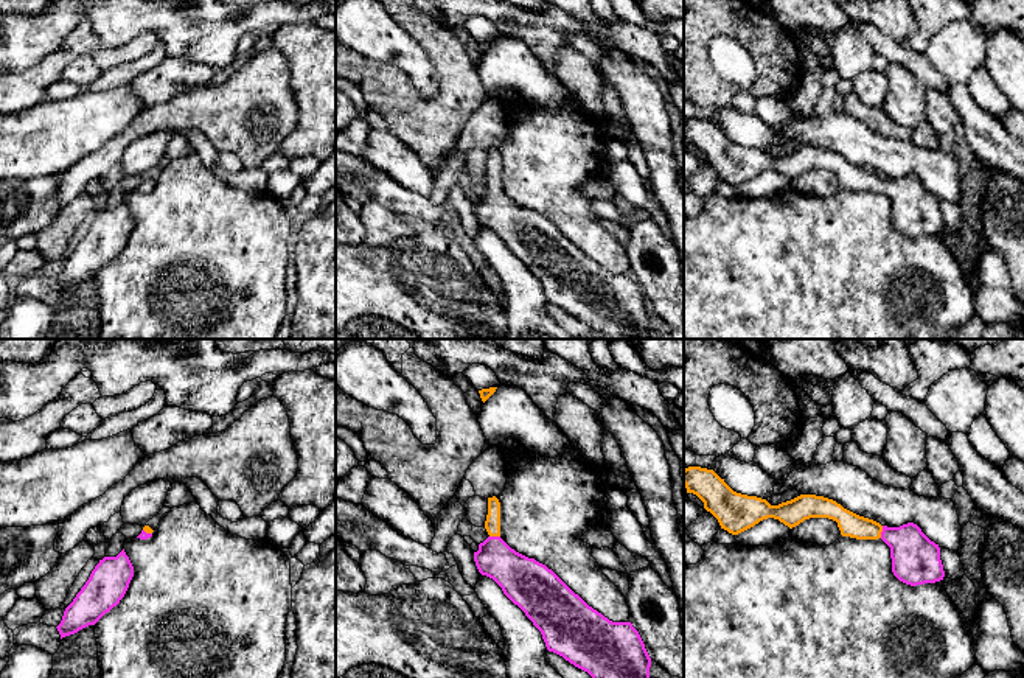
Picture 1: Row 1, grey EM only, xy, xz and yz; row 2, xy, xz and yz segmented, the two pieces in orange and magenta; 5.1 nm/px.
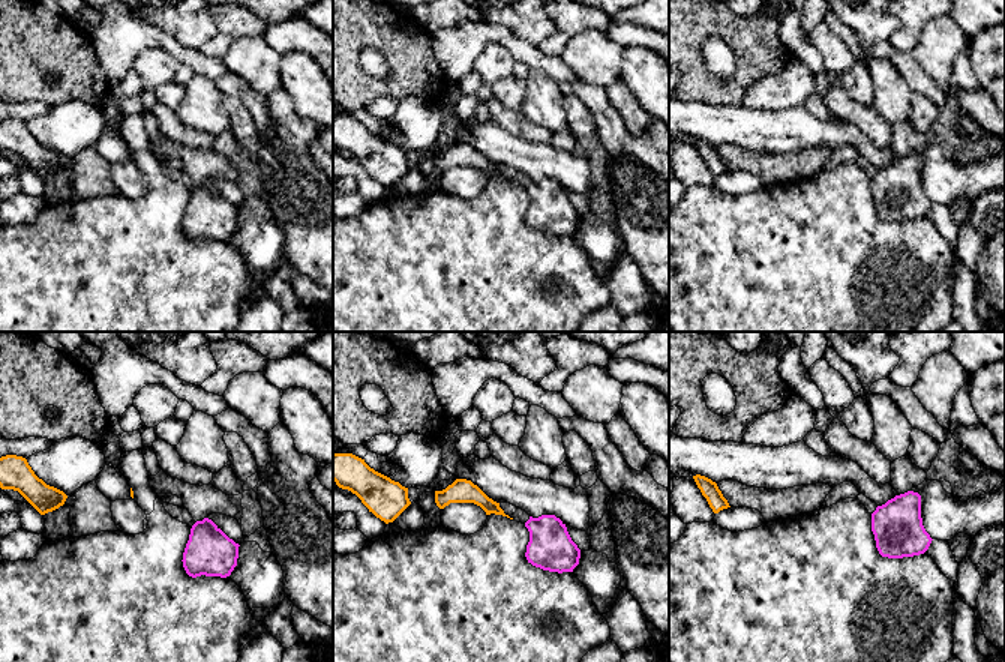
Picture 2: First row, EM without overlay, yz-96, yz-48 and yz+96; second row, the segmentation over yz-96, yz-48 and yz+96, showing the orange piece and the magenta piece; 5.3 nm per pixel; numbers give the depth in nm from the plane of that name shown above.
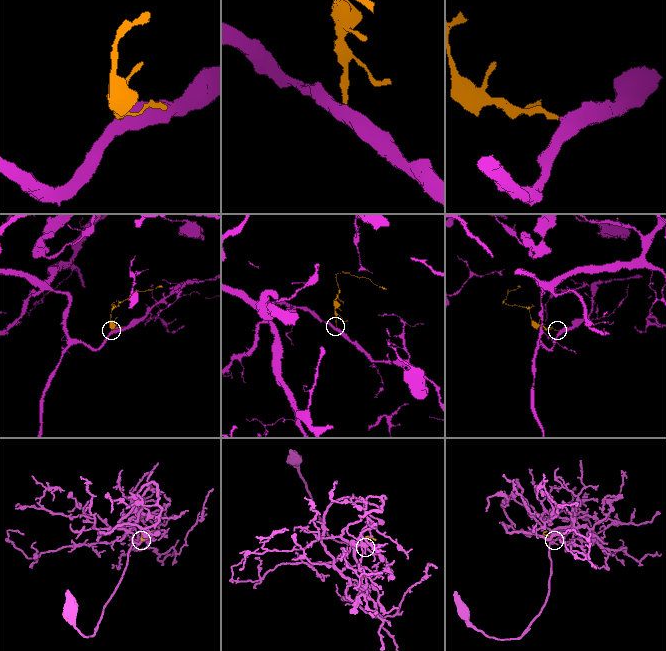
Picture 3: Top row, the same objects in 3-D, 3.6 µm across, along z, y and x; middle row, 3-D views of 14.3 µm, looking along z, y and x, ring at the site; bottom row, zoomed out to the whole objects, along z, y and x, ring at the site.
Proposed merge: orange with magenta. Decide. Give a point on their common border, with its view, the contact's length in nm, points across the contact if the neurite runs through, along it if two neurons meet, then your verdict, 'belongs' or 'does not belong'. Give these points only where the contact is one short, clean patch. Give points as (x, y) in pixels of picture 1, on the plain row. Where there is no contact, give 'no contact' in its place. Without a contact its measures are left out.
contact yz (881, 182); length 70 nm; way yz (850, 176), (881, 182), (891, 187), (916, 212); belongs

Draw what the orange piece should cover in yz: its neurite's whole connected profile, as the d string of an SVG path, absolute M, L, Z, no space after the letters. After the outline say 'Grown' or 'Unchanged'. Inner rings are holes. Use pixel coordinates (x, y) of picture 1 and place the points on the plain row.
M688 118L684 121L687 145L696 146L704 160L719 174L721 180L738 187L763 171L774 170L789 180L810 170L828 170L838 174L842 188L856 191L881 190L890 199L893 227L911 238L943 232L945 222L940 199L921 180L907 174L887 179L859 168L833 151L800 146L778 157L766 151L733 143L713 121Z. Grown

